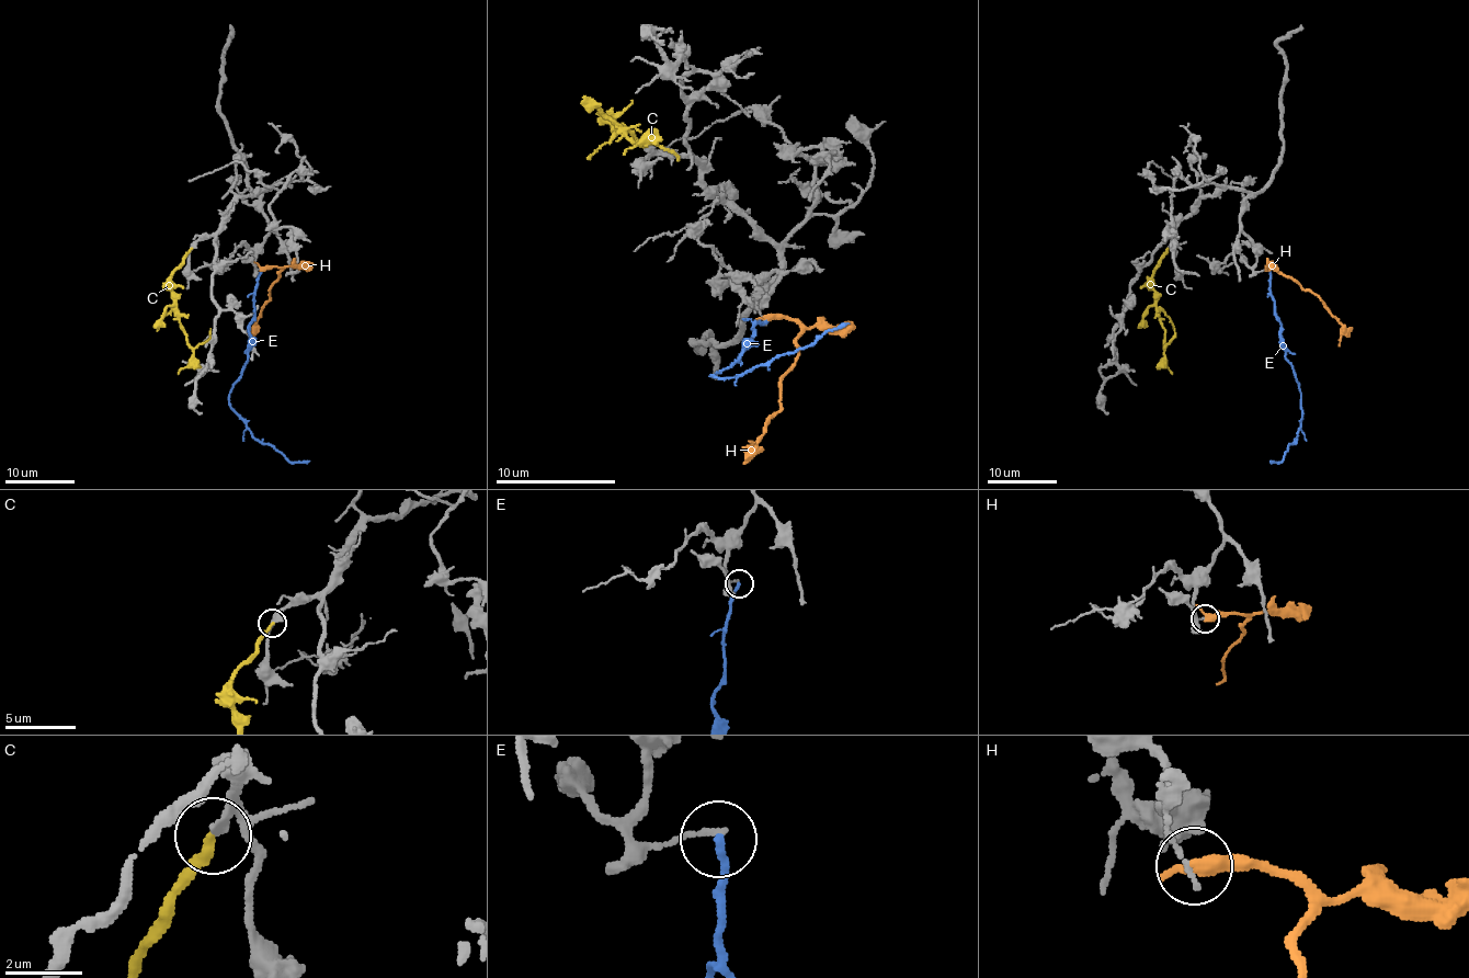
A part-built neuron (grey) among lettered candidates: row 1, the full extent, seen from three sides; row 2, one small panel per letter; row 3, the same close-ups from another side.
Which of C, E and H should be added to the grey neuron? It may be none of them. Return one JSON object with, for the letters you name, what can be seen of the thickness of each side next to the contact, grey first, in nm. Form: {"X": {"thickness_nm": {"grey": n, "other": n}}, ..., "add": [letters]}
{"C": {"thickness_nm": {"grey": 190, "other": 240}}, "add": ["C"]}

